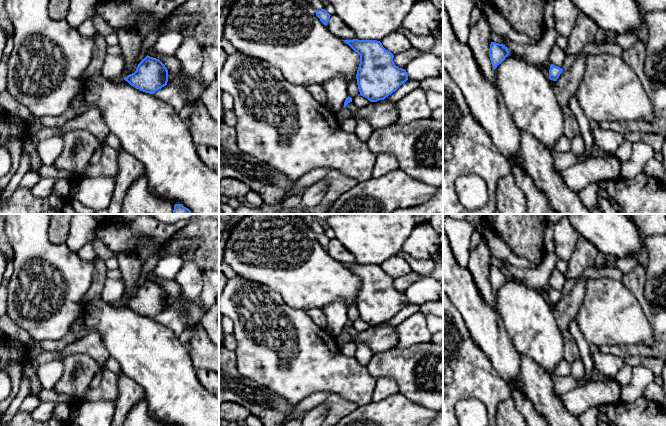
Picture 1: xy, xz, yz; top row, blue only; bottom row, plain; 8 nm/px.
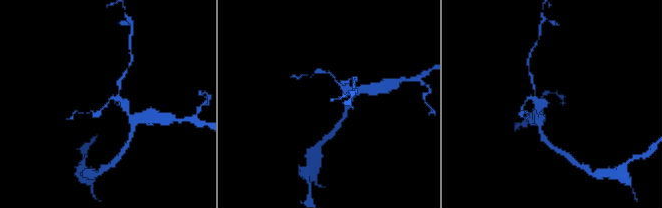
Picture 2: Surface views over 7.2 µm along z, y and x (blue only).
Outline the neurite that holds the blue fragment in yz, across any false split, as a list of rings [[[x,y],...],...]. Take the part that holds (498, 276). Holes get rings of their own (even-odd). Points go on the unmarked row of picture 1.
[[[491,266],[489,272],[489,281],[494,293],[496,293],[497,290],[505,284],[509,277],[510,276],[507,274],[505,269]]]

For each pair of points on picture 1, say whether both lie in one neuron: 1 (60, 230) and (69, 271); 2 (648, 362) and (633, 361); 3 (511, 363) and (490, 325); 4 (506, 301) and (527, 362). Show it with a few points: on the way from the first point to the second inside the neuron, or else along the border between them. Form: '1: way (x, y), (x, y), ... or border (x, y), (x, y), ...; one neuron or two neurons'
1: border (49, 224), (48, 239), (54, 243), (65, 243); two neurons
2: way (644, 361), (637, 361); one neuron
3: way (502, 354), (490, 334); one neuron
4: border (520, 353), (529, 356), (544, 370); two neurons

